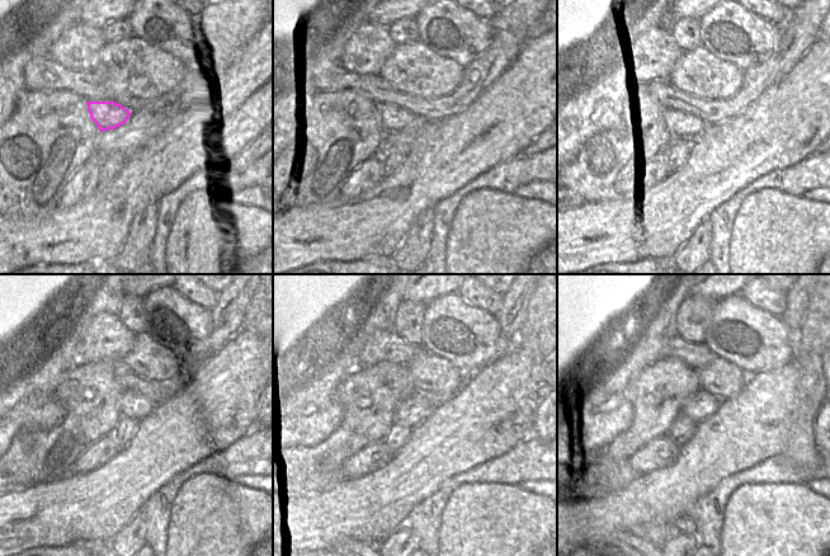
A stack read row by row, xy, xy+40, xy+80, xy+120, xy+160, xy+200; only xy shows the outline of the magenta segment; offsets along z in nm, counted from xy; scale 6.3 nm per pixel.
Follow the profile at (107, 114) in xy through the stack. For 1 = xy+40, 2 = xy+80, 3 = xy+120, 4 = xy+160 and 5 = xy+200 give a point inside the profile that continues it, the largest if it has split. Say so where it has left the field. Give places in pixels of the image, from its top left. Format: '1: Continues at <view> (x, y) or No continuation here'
1: Continues at xy+40 (394, 119)
2: Continues at xy+80 (683, 126)
3: Continues at xy+120 (132, 406)
4: Continues at xy+160 (416, 408)
5: Continues at xy+200 (701, 406).

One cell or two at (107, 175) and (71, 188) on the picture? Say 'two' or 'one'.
two

